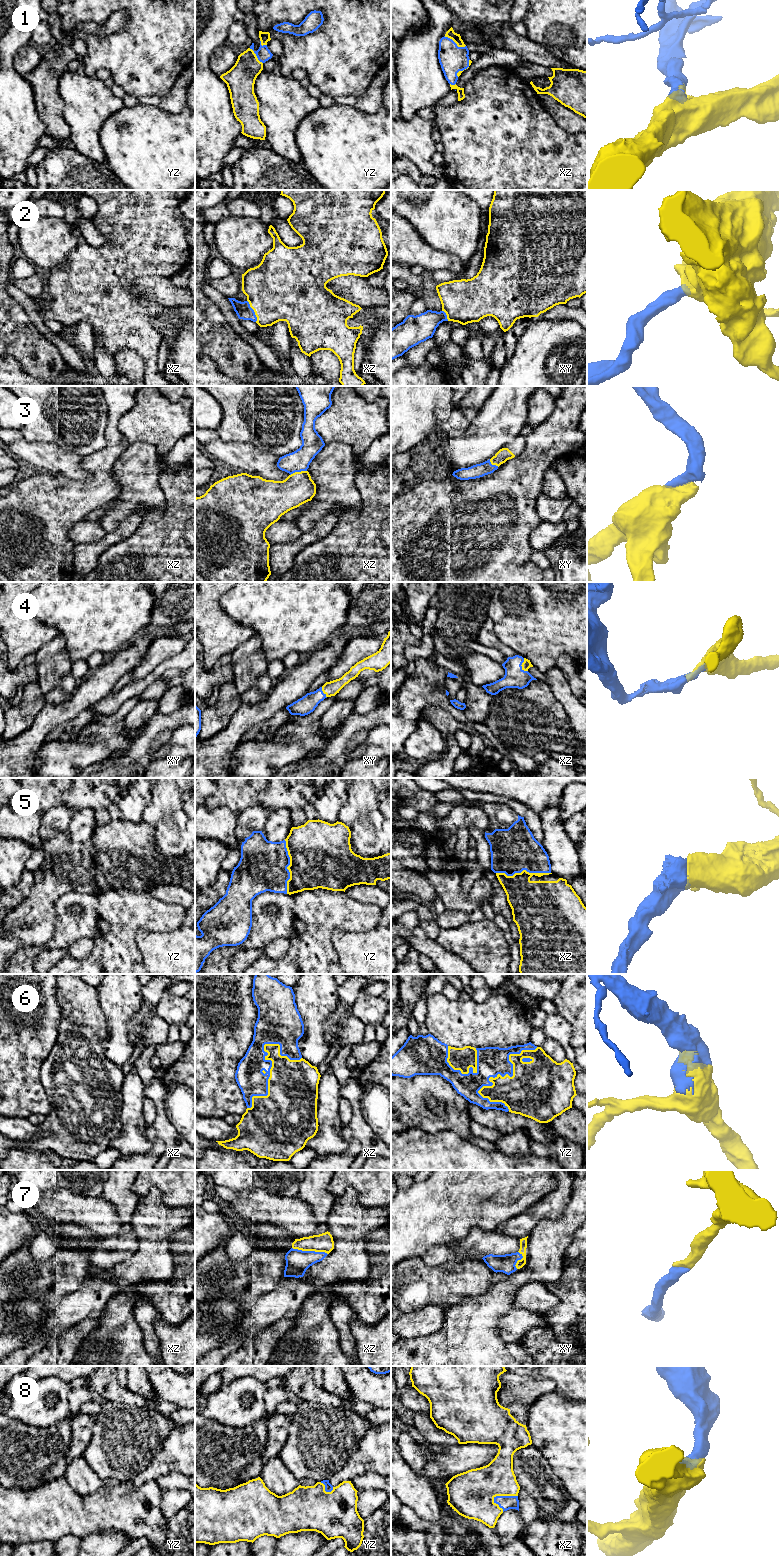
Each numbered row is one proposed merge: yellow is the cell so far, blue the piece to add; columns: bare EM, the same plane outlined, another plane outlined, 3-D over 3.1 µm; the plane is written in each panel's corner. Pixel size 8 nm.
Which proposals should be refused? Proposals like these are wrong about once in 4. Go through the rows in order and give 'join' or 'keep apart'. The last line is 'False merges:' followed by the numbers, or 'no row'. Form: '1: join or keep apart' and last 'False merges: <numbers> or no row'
1: join
2: join
3: join
4: join
5: join
6: join
7: join
8: join
False merges: no row

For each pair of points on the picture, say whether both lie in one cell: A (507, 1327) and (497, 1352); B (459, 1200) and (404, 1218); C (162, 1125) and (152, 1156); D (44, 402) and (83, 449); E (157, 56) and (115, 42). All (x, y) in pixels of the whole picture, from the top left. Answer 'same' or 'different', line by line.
A: different
B: same
C: same
D: same
E: same

